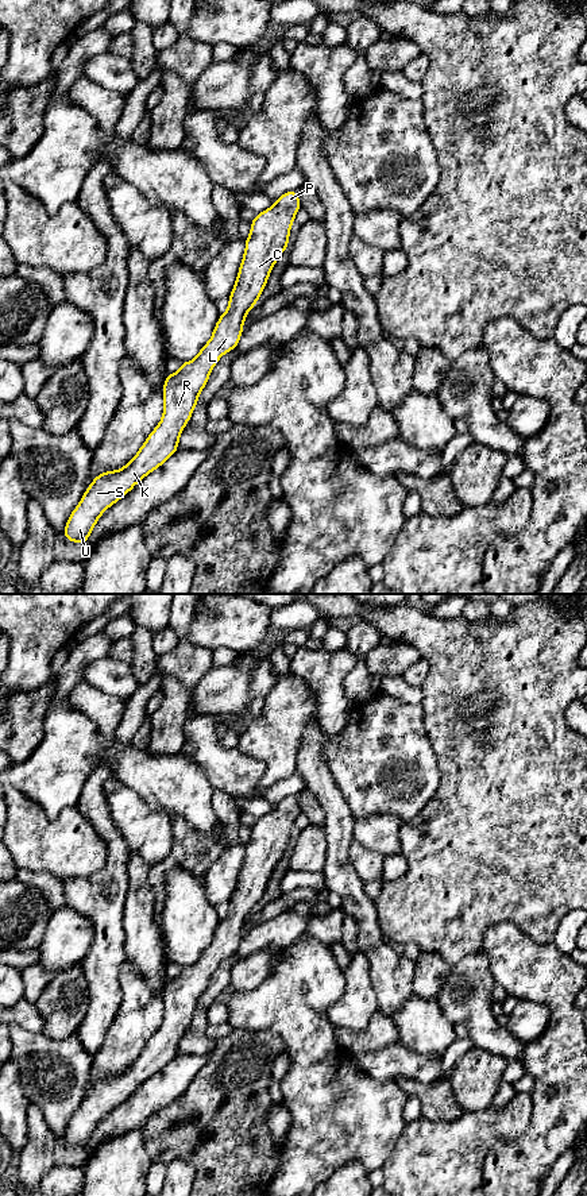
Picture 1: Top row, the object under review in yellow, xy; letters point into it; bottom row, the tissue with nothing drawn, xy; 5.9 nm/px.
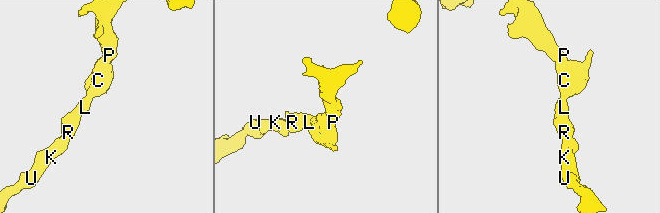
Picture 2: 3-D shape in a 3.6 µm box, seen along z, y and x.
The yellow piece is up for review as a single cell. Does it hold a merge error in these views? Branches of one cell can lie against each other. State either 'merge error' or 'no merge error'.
no merge error

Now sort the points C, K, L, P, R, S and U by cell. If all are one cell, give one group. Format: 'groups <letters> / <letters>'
groups C K L P R S U

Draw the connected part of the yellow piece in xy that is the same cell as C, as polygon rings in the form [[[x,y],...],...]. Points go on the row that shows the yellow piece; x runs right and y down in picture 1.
[[[290,190],[275,200],[271,208],[258,213],[251,221],[251,232],[246,239],[243,261],[233,290],[229,294],[228,310],[220,315],[211,340],[200,350],[198,355],[192,362],[182,362],[175,374],[167,374],[163,382],[163,417],[134,459],[117,471],[107,471],[94,477],[92,485],[85,490],[82,499],[72,512],[62,531],[67,541],[85,545],[100,516],[131,491],[147,474],[175,454],[179,435],[190,420],[194,406],[198,404],[198,394],[206,386],[212,369],[225,352],[236,348],[248,310],[256,305],[278,256],[289,247],[290,227],[300,209],[301,204],[297,190]]]

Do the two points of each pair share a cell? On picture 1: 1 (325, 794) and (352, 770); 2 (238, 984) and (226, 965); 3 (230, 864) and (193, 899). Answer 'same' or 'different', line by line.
1: different
2: different
3: different

